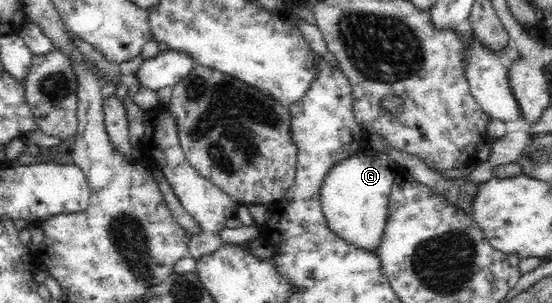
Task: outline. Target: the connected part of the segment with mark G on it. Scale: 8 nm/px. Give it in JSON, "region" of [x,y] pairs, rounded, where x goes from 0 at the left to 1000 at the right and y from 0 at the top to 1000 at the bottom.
{"region":[[[670,485],[641,505],[627,528],[605,545],[587,584],[580,620],[582,686],[596,756],[612,782],[661,828],[678,828],[688,809],[703,729],[705,650],[712,601],[719,581],[732,568],[730,554],[717,538],[697,498],[678,498]]]}

